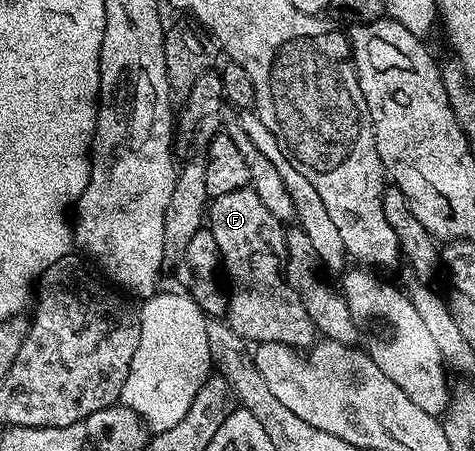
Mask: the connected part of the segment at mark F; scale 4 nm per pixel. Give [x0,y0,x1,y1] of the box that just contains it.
[207,186,315,350]

